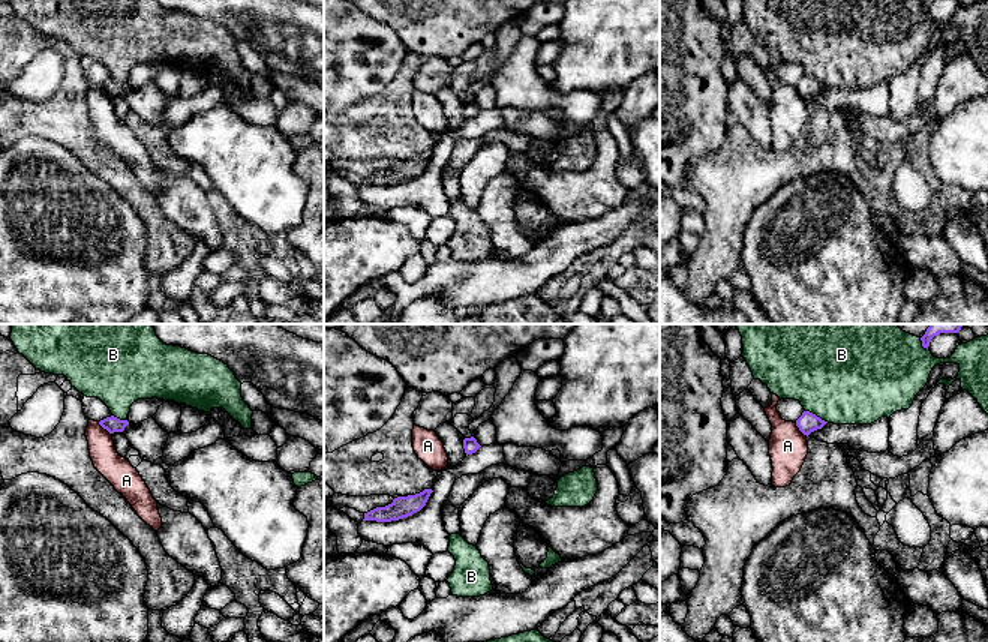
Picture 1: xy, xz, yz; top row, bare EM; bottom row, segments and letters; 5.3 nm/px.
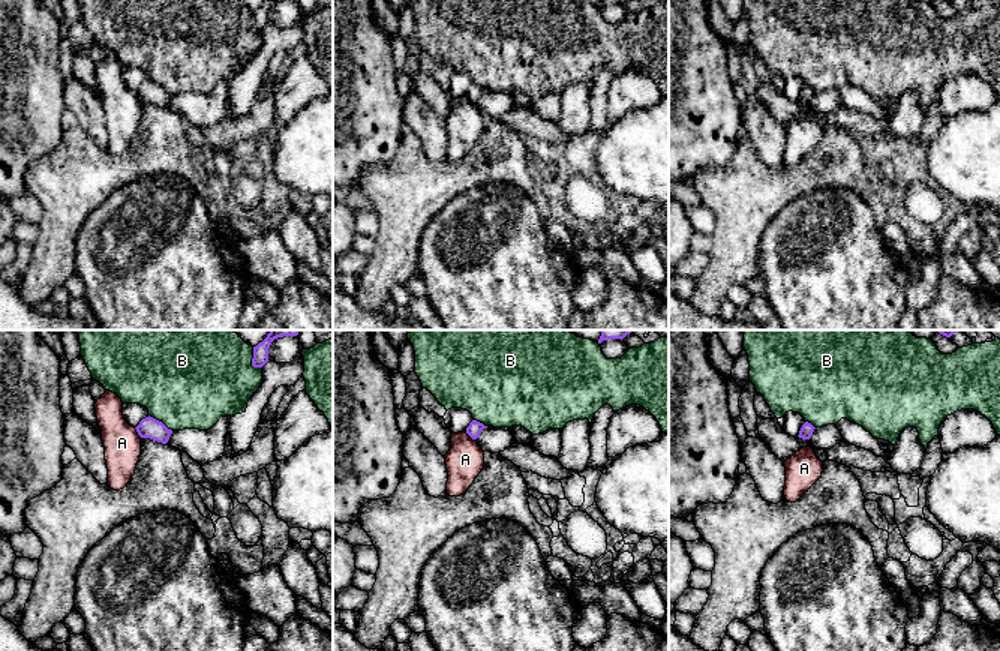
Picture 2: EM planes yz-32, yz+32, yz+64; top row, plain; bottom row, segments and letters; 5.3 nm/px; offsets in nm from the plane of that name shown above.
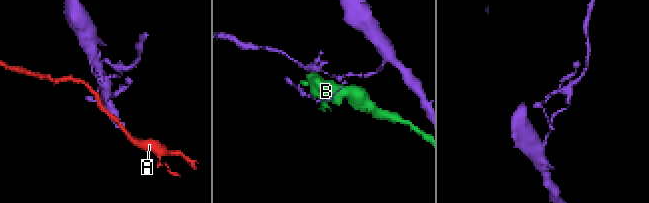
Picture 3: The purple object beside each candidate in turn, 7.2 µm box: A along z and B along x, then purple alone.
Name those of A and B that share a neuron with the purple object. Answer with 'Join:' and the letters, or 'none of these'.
Join: none of these

